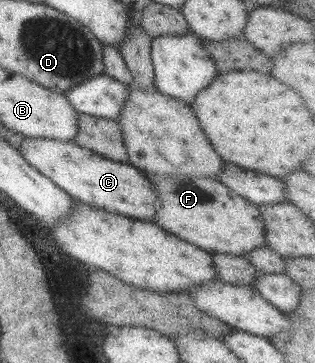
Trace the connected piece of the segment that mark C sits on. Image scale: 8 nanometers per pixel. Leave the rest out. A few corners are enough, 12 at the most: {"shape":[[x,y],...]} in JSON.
{"shape":[[28,136],[28,165],[74,201],[153,223],[154,188],[130,163]]}

